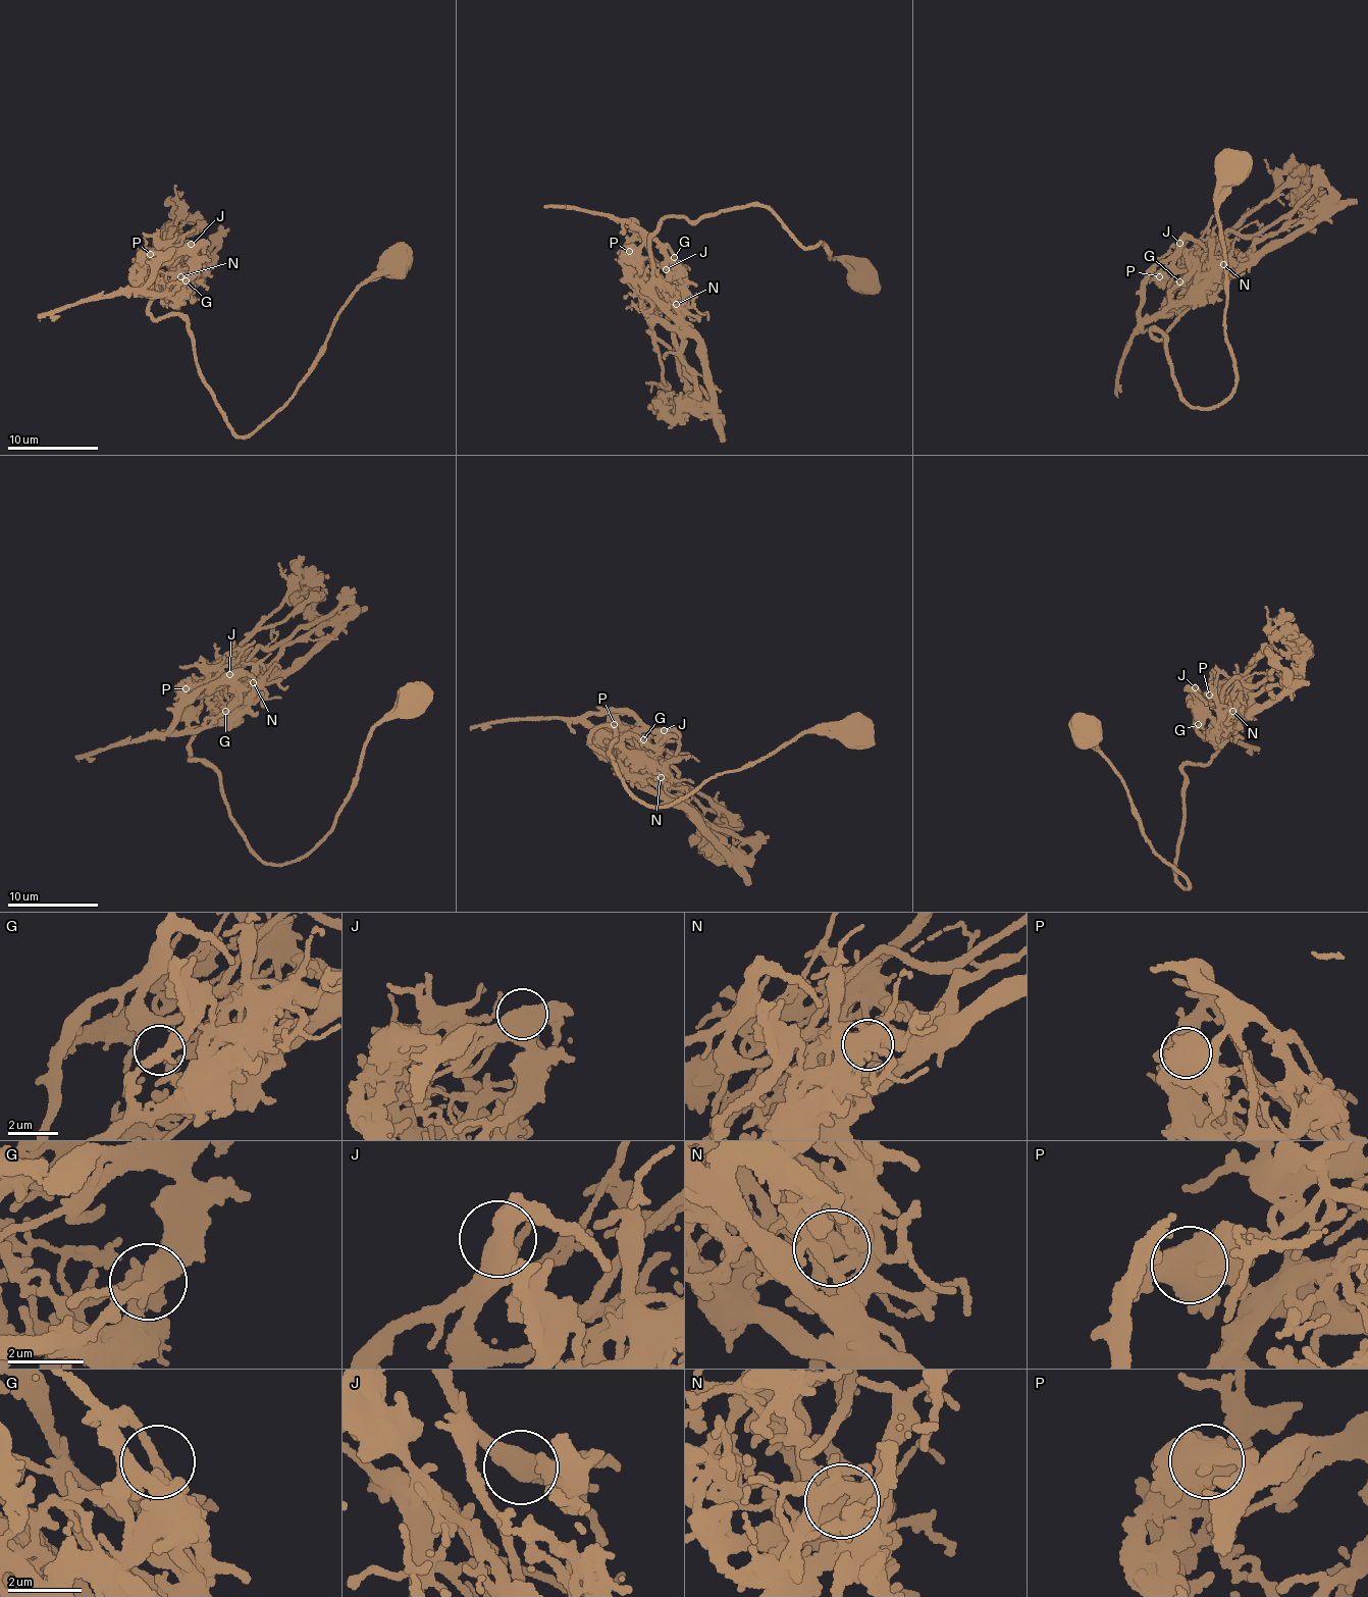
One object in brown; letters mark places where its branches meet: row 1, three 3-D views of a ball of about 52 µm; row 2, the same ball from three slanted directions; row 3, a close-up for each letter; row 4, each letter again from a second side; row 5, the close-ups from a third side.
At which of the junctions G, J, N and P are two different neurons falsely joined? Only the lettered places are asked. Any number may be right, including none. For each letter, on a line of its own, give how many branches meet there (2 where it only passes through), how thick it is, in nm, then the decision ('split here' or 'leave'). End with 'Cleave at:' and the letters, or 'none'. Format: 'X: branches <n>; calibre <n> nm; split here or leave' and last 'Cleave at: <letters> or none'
G: branches 2; calibre 340 nm; leave
J: branches 3; calibre 480 nm; leave
N: branches 4; calibre 400 nm; split here
P: branches 3; calibre 650 nm; leave
Cleave at: N

